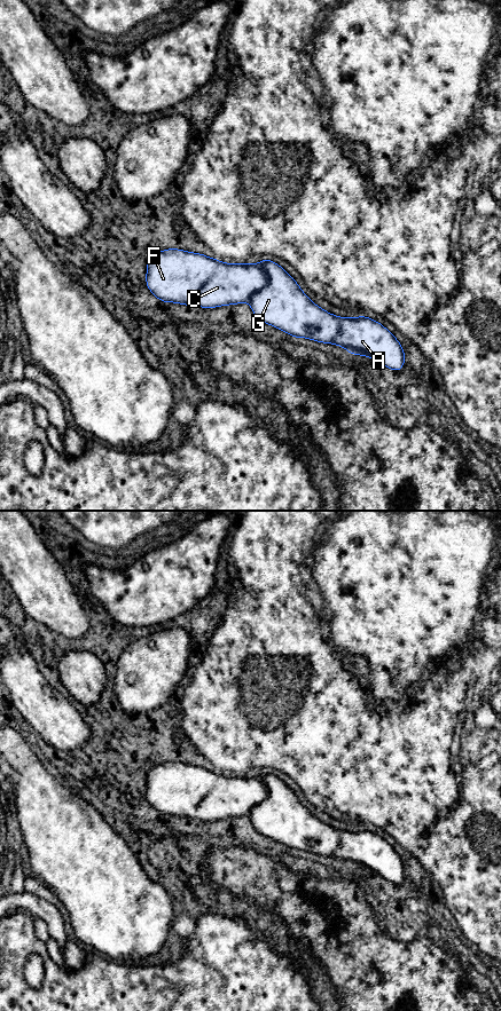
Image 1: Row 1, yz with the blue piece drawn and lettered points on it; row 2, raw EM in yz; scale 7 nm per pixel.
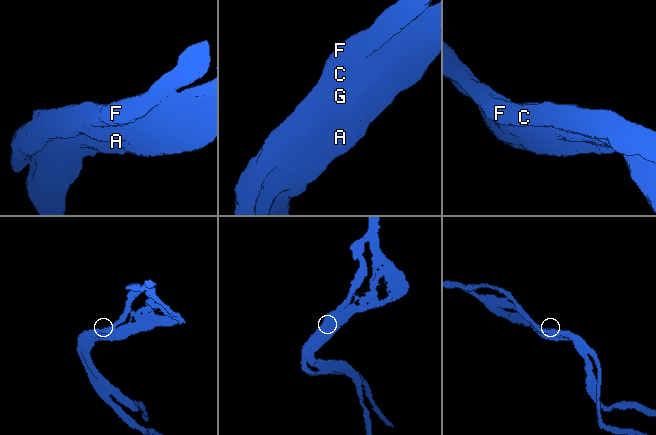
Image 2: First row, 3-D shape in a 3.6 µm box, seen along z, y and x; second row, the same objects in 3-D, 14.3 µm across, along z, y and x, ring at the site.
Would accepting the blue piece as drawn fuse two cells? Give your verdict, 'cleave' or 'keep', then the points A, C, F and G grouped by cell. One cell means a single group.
cleave; A G / C F

